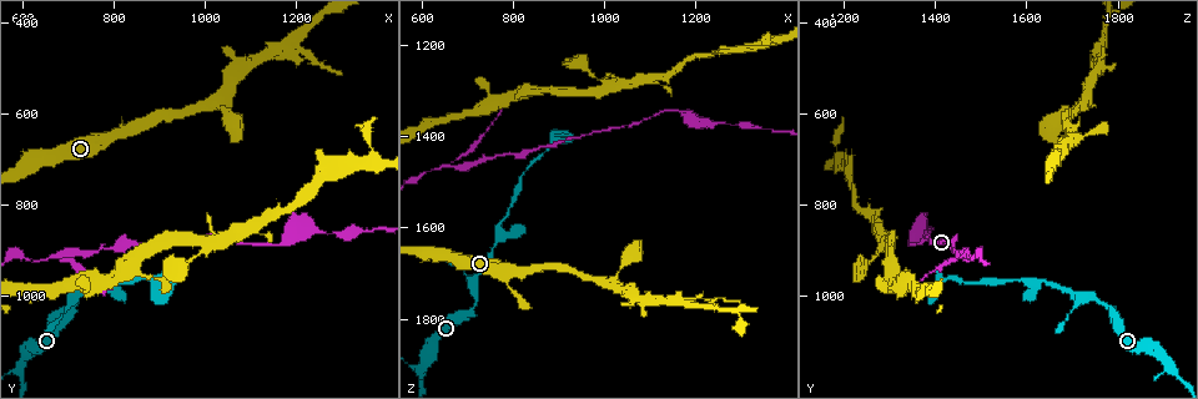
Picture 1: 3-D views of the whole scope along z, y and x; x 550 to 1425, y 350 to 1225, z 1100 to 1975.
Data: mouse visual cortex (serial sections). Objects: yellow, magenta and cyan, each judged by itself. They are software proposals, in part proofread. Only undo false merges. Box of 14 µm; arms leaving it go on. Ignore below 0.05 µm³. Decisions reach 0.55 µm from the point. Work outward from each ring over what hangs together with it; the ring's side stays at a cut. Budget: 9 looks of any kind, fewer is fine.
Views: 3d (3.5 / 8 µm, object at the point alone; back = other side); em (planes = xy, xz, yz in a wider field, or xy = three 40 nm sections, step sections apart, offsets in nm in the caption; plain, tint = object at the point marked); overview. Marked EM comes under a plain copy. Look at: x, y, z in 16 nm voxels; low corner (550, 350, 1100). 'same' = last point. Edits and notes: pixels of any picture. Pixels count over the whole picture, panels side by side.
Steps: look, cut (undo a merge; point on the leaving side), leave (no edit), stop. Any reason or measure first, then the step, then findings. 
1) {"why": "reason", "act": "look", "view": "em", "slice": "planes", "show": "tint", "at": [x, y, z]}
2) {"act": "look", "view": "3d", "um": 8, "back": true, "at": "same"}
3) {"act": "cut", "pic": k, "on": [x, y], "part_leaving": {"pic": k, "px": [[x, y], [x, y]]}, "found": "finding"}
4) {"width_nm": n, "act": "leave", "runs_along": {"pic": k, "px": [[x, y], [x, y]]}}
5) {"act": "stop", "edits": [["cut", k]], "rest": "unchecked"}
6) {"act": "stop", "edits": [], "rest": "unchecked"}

{"why": "arms part here", "act": "look", "view": "3d", "um": 3.5, "back": true, "at": [880, 965, 1410]}

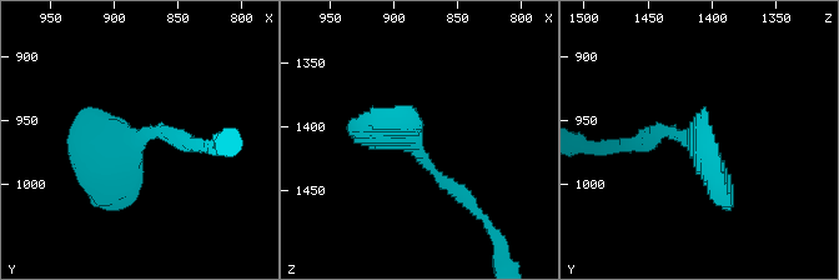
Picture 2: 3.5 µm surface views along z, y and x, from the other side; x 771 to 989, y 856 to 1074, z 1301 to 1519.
{"why": "shape alone is not enough", "act": "look", "view": "em", "slice": "xy", "step": 5, "show": "tint", "at": [886, 966, 1414]}

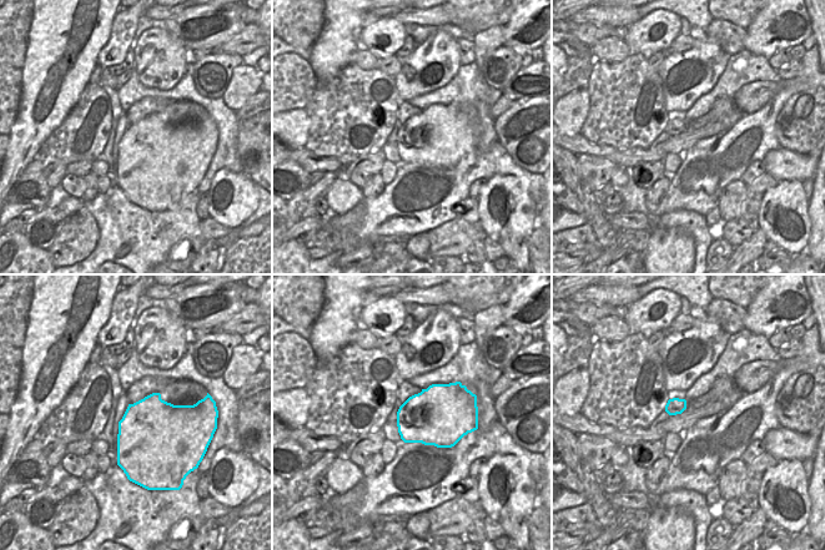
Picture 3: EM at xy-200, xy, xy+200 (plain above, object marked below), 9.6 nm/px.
{"act": "leave", "runs_along": {"pic": 2, "px": [[471, 201], [382, 113]]}, "found": "all the same cell"}

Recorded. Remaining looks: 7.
{"why": "arms part here", "act": "look", "view": "3d", "um": 3.5, "at": [670, 920, 1460]}

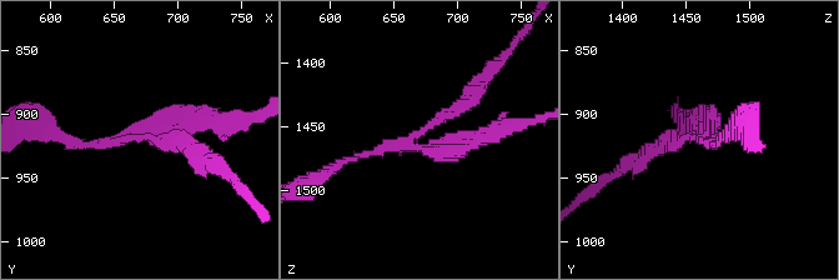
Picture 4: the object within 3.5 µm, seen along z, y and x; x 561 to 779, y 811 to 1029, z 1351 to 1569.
{"arms": 3, "arm_widths_nm": [100, 200, 200], "why": "now the EM", "act": "look", "view": "em", "slice": "xy", "step": 2, "show": "tint", "at": [670, 914, 1462]}

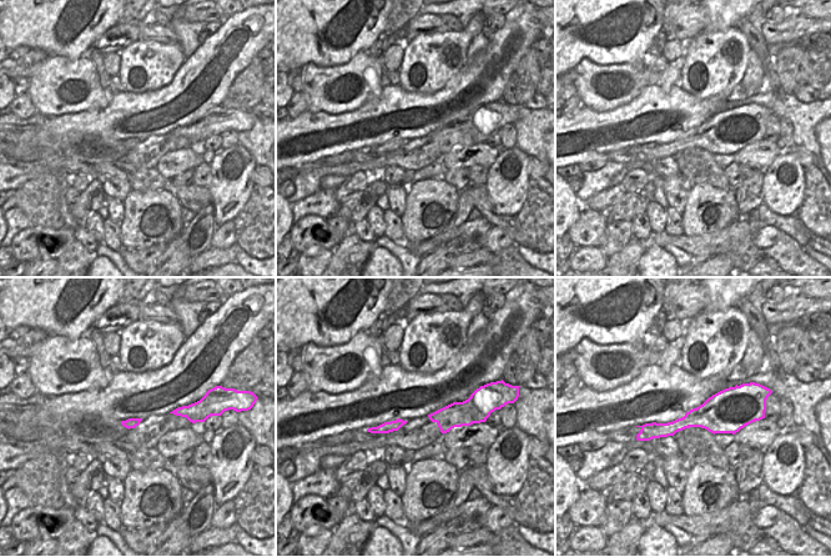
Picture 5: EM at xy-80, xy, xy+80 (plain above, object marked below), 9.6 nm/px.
{"act": "leave", "runs_along": {"pic": 5, "px": [[401, 422], [372, 430]]}, "found": "continuous, no second cell"}

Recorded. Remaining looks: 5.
{"why": "thick turns thin", "act": "look", "view": "3d", "um": 3.5, "at": [1195, 855, 1370]}

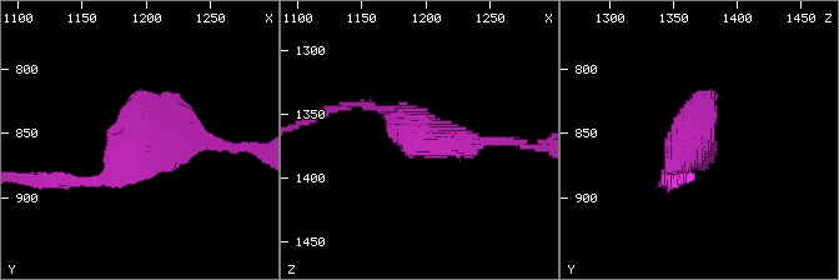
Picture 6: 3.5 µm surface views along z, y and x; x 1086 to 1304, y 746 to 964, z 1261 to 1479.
{"act": "look", "view": "em", "slice": "xy", "step": 5, "show": "tint", "at": [1200, 854, 1366]}

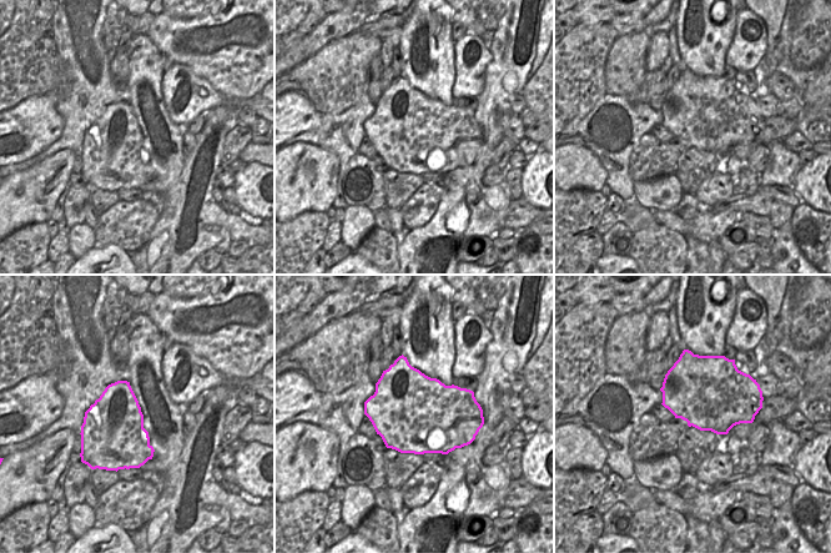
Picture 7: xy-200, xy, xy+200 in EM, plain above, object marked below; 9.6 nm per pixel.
{"act": "leave", "runs_along": {"pic": 6, "px": [[363, 103], [428, 138], [510, 141]]}, "found": "all the same cell"}

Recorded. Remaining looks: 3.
{"why": "three-way junction", "act": "look", "view": "3d", "um": 8, "at": [1170, 460, 1760]}

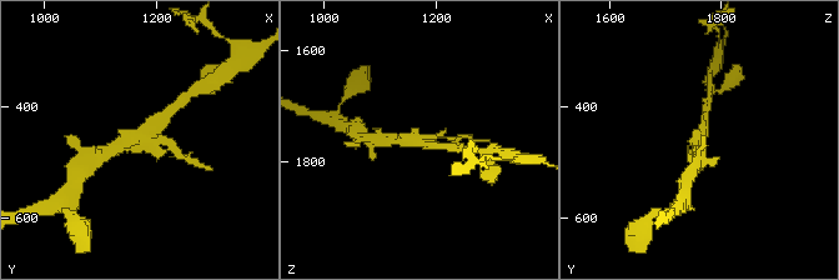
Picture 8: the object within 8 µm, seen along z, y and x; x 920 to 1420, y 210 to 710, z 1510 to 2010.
{"why": "now the EM", "act": "look", "view": "em", "slice": "xy", "step": 1, "show": "tint", "at": [1175, 455, 1760]}

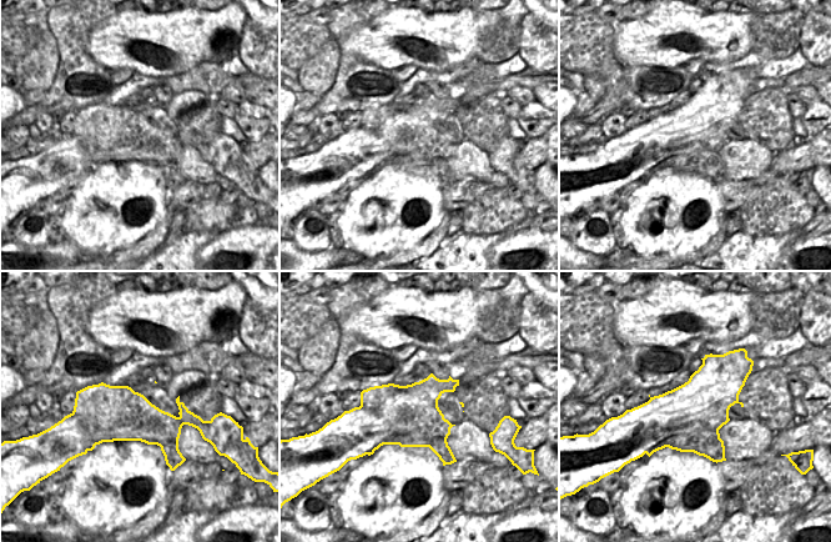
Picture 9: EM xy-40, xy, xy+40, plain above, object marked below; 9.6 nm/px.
{"act": "leave", "runs_along": {"pic": 8, "px": [[109, 151], [142, 138], [169, 114]]}, "found": "continuous, no second cell"}

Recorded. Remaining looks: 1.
{"act": "stop", "edits": [], "rest": "unchecked"}

